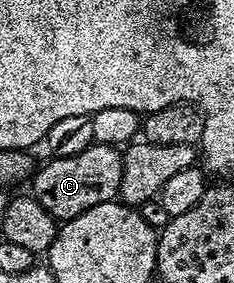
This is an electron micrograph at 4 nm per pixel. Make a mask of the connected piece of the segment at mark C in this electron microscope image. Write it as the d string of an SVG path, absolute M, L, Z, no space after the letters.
M93 142L88 149L63 159L51 158L50 163L41 164L32 176L32 194L52 217L65 221L72 217L80 217L88 209L96 205L113 203L118 199L120 177L122 176L122 151L117 147L100 145Z

